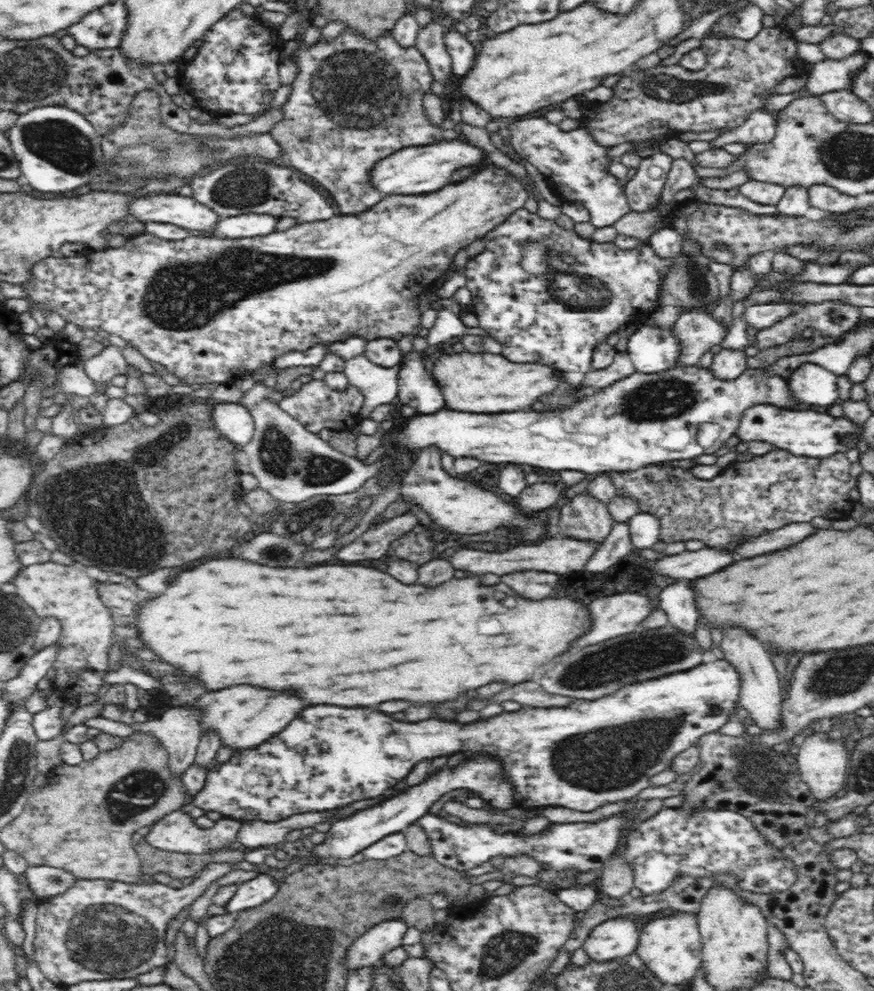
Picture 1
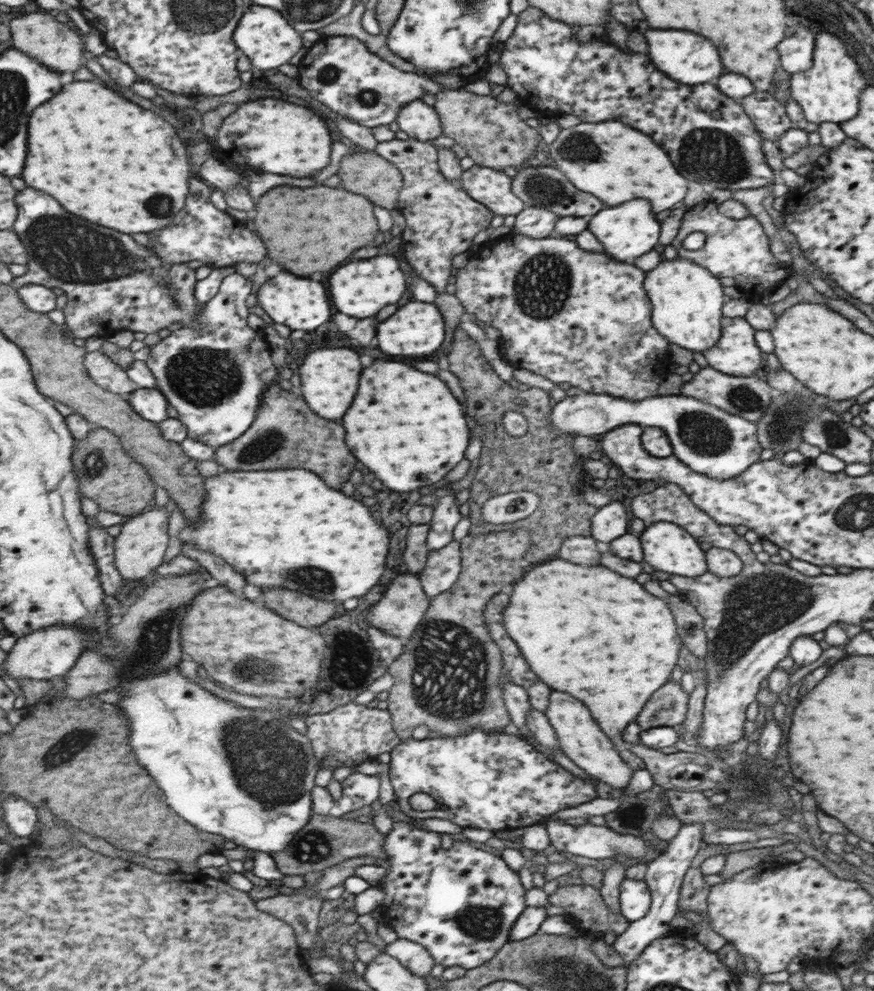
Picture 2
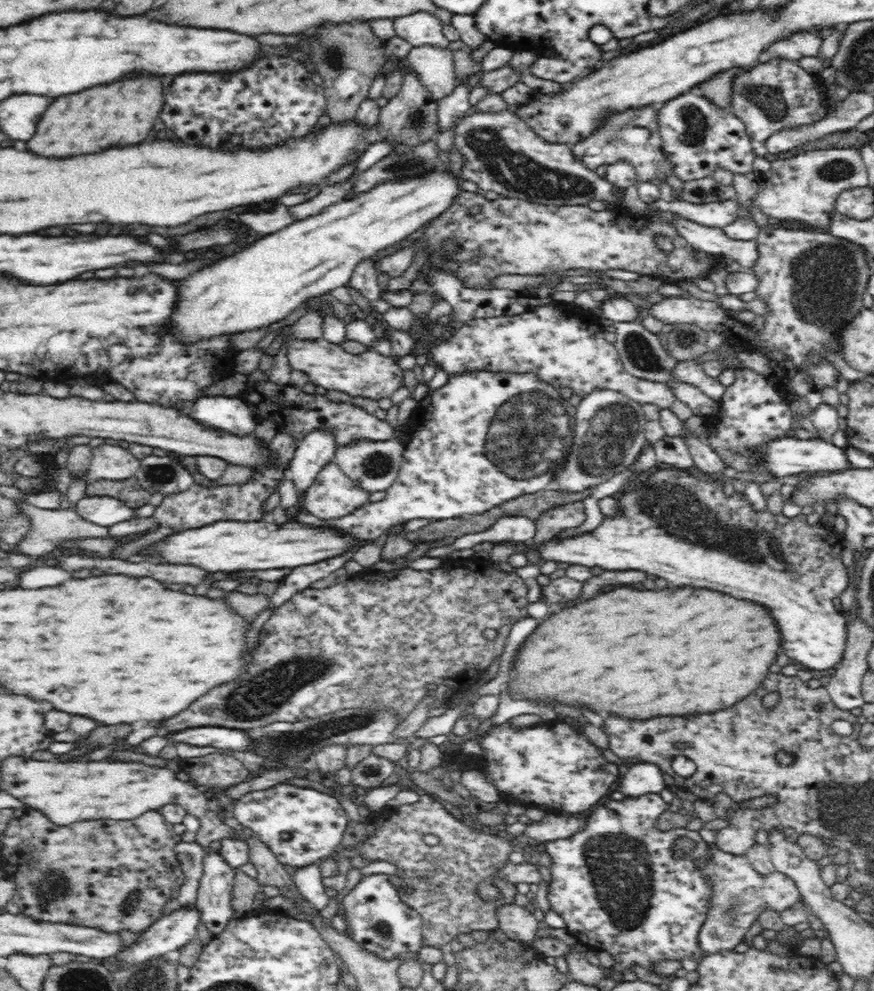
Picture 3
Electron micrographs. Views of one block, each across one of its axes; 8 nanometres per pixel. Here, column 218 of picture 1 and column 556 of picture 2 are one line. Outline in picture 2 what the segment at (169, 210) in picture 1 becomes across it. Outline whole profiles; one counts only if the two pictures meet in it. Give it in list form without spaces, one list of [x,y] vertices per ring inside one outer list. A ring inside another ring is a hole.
[[[525,206],[515,215],[512,224],[513,234],[521,234],[529,238],[548,237],[555,228],[558,218],[560,218],[559,215],[547,212],[544,207]]]

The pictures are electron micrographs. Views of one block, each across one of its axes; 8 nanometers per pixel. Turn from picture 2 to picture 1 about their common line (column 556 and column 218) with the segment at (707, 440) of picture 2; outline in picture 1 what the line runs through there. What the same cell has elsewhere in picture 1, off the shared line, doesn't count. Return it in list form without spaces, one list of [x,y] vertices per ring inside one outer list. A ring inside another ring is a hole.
[[[239,402],[211,403],[212,422],[229,441],[241,447],[252,440],[254,421],[252,415]]]

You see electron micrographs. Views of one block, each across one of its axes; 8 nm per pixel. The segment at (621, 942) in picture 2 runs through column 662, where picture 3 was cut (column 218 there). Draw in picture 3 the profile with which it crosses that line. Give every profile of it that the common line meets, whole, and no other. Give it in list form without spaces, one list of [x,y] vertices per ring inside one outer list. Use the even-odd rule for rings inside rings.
[[[204,847],[204,858],[202,864],[202,876],[198,880],[197,899],[195,906],[200,911],[201,921],[206,924],[206,928],[213,932],[214,936],[220,934],[232,918],[231,894],[234,884],[234,869],[221,857],[218,850],[211,850]]]

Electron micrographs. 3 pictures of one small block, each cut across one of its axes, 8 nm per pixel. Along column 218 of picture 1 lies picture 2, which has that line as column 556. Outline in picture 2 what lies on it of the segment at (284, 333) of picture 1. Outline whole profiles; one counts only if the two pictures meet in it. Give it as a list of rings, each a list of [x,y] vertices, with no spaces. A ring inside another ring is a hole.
[[[511,233],[509,240],[503,238],[495,246],[491,246],[491,248],[482,247],[476,250],[462,268],[454,271],[451,282],[455,286],[454,295],[459,299],[464,310],[467,313],[473,314],[477,320],[487,326],[491,326],[491,328],[495,328],[499,332],[498,339],[504,346],[504,355],[507,362],[515,369],[525,368],[525,370],[547,378],[547,380],[556,384],[567,382],[578,392],[609,395],[628,401],[640,401],[645,398],[651,398],[651,396],[656,396],[655,390],[657,390],[657,384],[661,380],[665,380],[665,376],[667,376],[667,364],[669,364],[669,358],[665,358],[665,354],[667,354],[667,340],[663,338],[663,335],[653,330],[653,326],[649,322],[651,306],[649,306],[649,300],[647,300],[647,296],[645,296],[643,288],[641,288],[643,272],[639,268],[635,268],[635,266],[615,262],[615,260],[607,258],[605,254],[595,254],[595,252],[579,250],[575,246],[575,242],[571,242],[571,238],[567,238],[567,240],[549,237],[529,238],[525,235]]]

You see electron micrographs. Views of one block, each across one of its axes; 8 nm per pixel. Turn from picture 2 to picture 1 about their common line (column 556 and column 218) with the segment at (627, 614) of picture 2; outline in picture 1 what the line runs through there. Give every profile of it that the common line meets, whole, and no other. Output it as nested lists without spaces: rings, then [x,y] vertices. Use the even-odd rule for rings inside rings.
[[[222,558],[204,562],[192,570],[182,572],[168,586],[168,592],[152,598],[148,606],[144,606],[144,618],[140,618],[140,630],[144,630],[144,642],[164,658],[164,662],[172,662],[172,666],[180,666],[180,670],[188,670],[188,674],[196,674],[208,690],[222,690],[228,686],[238,686],[240,682],[252,682],[252,686],[280,686],[280,690],[300,690],[308,704],[336,704],[336,706],[372,706],[386,700],[412,700],[412,702],[446,702],[454,700],[458,694],[474,690],[478,686],[490,682],[506,682],[518,684],[532,678],[534,670],[556,656],[568,650],[568,644],[578,638],[586,628],[590,628],[590,618],[586,606],[574,602],[570,598],[546,598],[546,600],[526,600],[516,596],[516,592],[504,584],[482,586],[476,578],[452,578],[436,588],[420,586],[420,584],[400,584],[390,574],[364,568],[364,566],[316,566],[316,568],[270,568],[260,566],[246,560]]]

